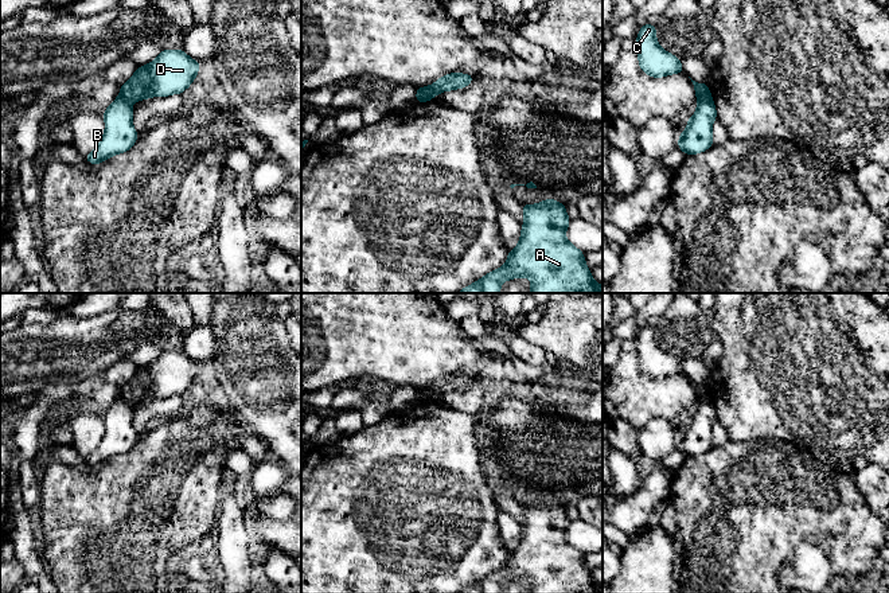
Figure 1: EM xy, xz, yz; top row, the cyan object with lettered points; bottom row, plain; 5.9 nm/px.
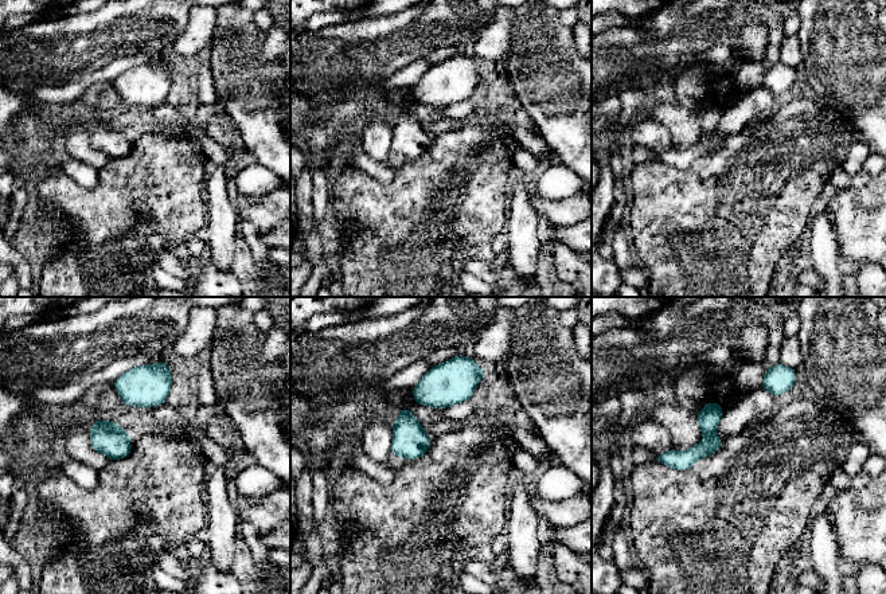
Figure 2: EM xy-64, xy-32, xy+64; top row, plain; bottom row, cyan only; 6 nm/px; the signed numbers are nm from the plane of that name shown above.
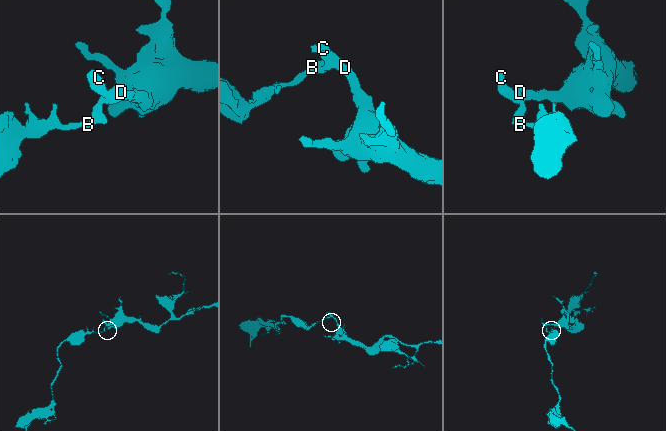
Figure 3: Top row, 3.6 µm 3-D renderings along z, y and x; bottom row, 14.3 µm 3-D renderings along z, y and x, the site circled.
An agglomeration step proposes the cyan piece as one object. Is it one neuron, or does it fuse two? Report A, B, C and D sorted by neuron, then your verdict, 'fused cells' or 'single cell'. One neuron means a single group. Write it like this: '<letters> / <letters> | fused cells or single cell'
A C D / B | fused cells

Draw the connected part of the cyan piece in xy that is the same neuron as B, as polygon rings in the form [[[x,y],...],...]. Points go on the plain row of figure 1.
[[[121,397],[117,398],[105,410],[105,434],[100,446],[83,459],[90,465],[100,465],[117,454],[129,452],[139,438],[139,434],[132,426],[132,418],[132,403]]]

